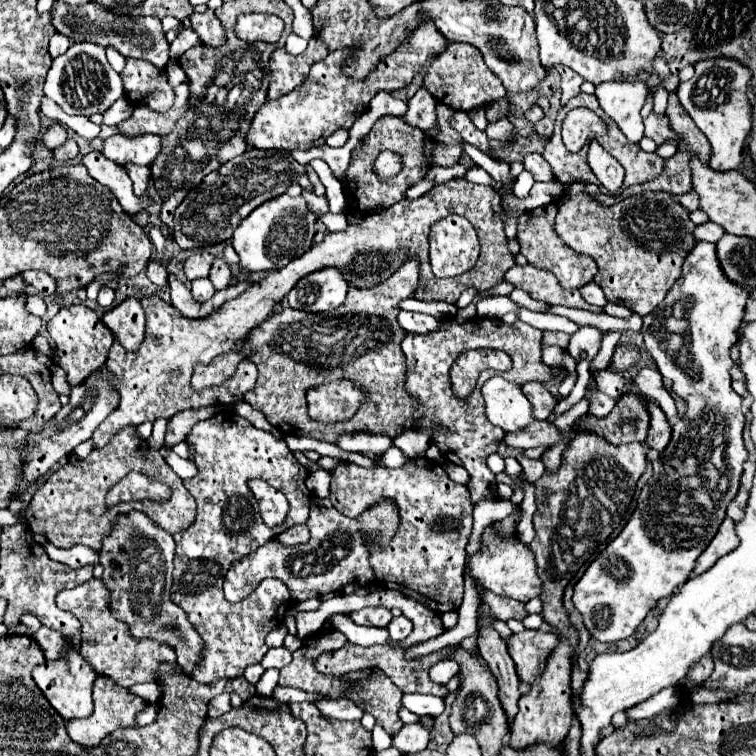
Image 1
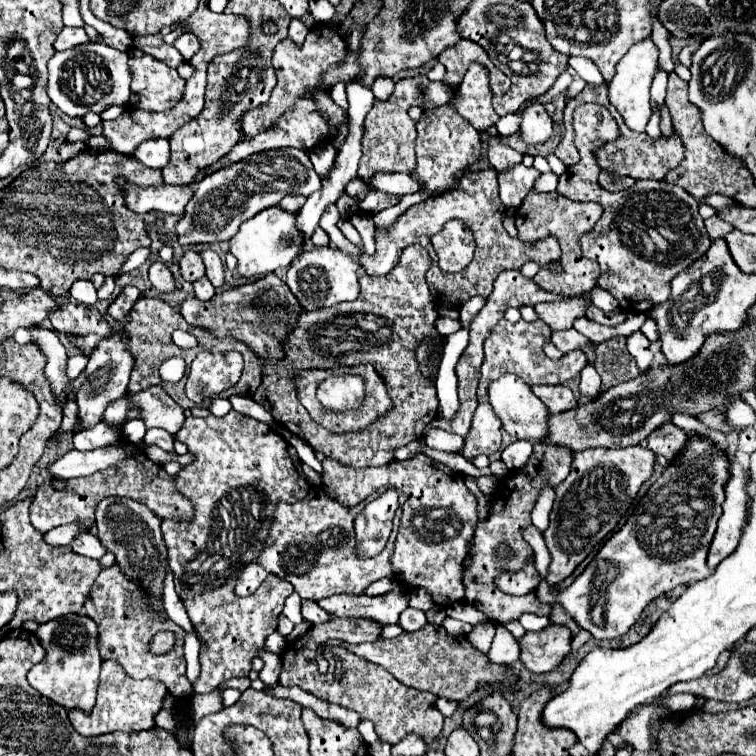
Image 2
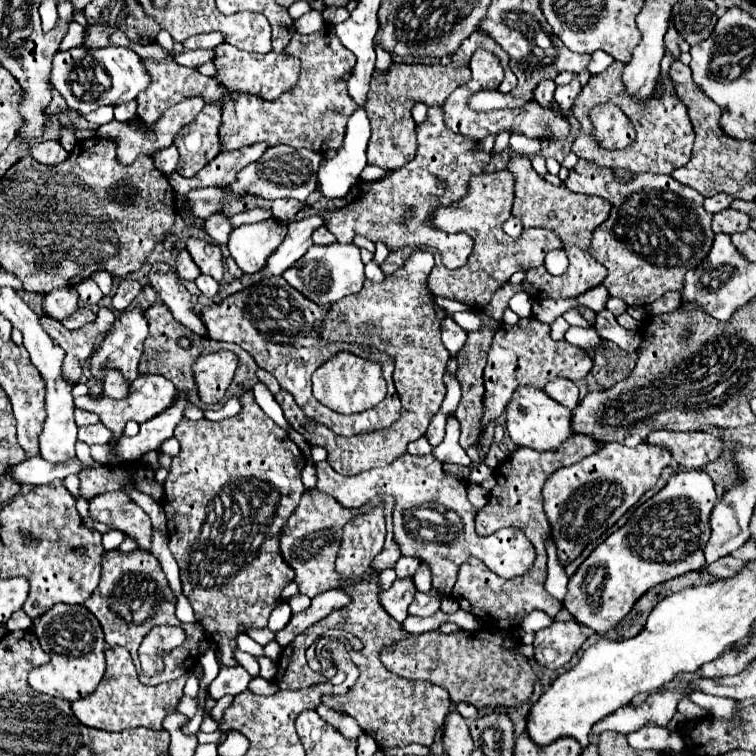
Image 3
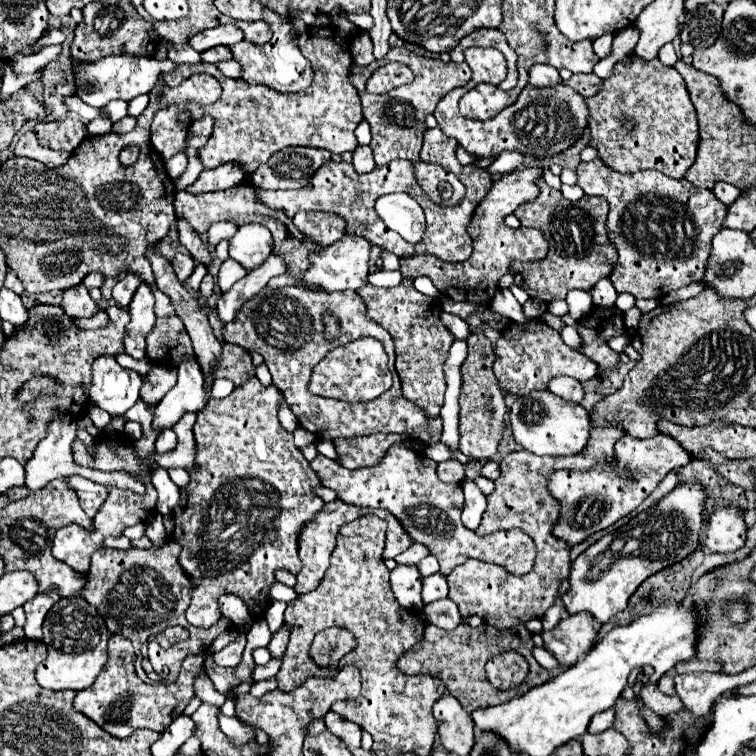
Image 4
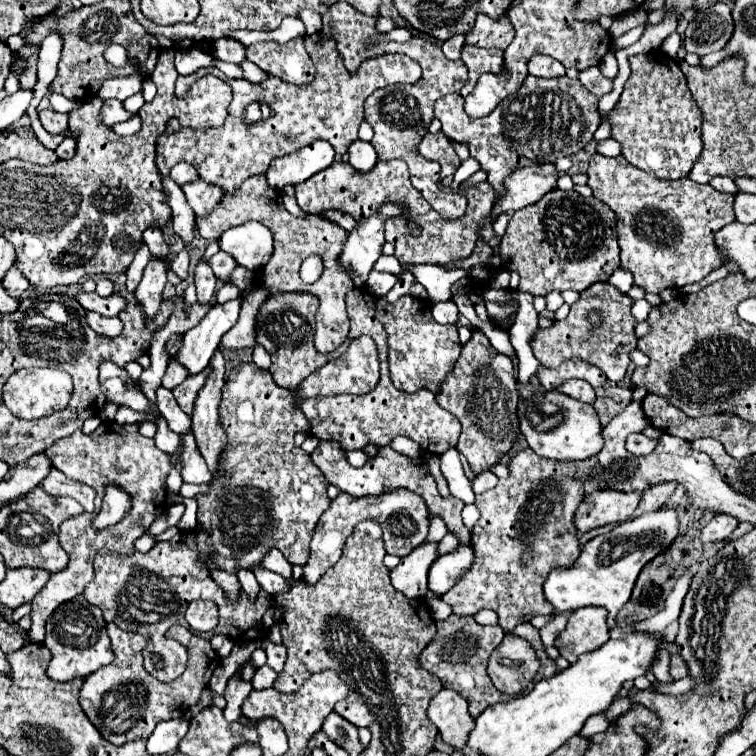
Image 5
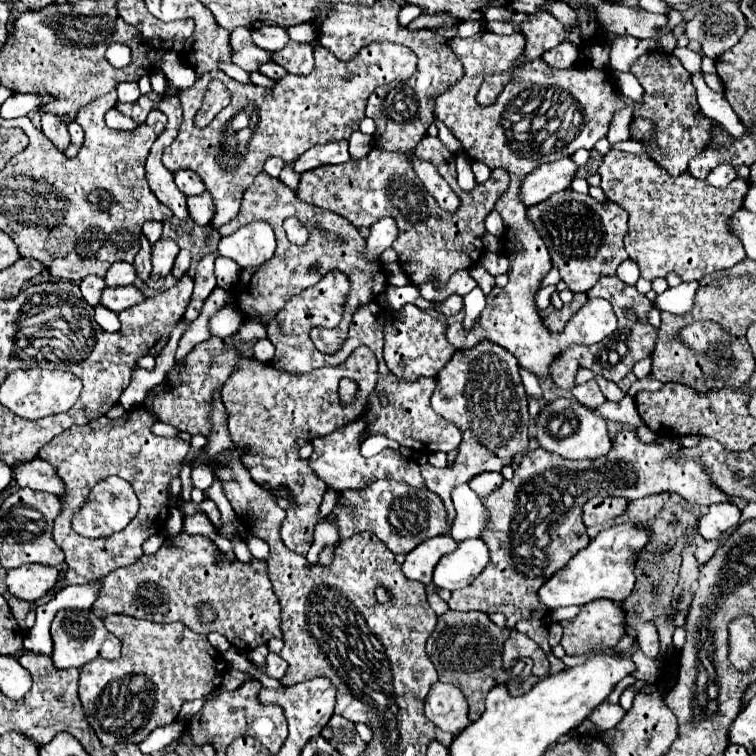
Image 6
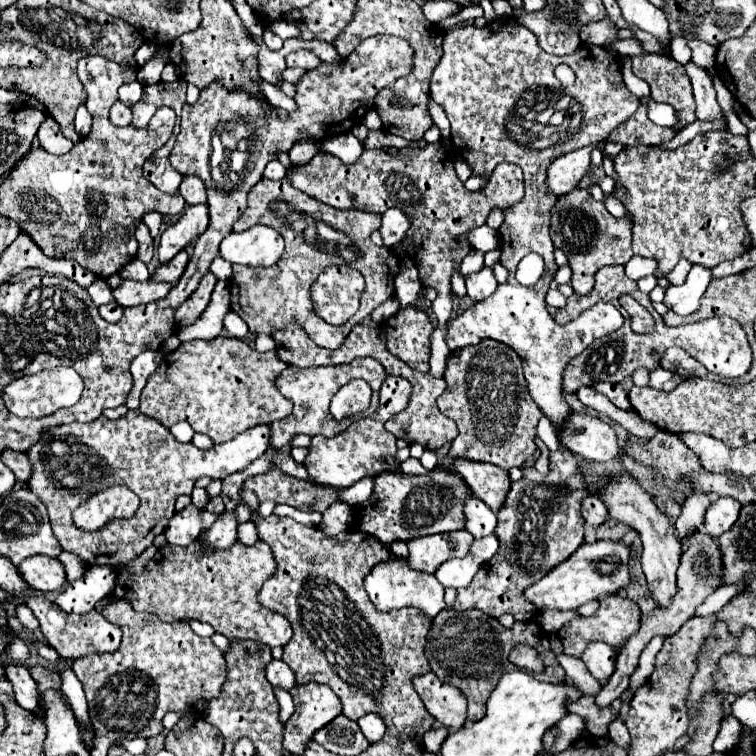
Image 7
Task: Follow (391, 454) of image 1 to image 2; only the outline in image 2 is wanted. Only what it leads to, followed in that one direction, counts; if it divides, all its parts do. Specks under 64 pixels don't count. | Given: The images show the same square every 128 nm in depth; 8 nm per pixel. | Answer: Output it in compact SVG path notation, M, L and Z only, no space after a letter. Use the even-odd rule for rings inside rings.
M424 444L421 450L418 452L418 454L421 453L429 456L435 461L448 466L449 468L452 468L454 472L460 472L460 474L462 475L465 474L465 476L494 476L489 467L477 468L474 465L470 464L470 462L466 461L460 453L444 452L431 449L426 444Z

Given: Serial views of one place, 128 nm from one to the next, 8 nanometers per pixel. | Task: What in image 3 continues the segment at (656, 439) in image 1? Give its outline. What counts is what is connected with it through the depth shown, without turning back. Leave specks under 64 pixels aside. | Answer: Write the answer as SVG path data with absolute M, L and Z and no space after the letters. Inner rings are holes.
M656 430L648 434L648 442L668 448L672 458L686 470L700 470L708 462L718 460L724 442L716 430L708 432L664 432Z

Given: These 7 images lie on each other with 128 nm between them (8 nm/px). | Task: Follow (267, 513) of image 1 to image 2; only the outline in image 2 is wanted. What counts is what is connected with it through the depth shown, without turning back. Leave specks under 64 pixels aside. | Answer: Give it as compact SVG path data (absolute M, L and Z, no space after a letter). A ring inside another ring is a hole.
M310 488L306 498L298 500L296 504L282 502L276 506L272 528L268 532L268 540L260 556L248 566L242 568L242 574L236 580L234 594L236 596L250 596L262 584L268 574L276 574L288 580L294 586L294 592L302 600L322 600L332 594L362 594L366 586L372 582L392 576L390 556L394 552L394 540L399 530L402 516L402 506L407 500L406 495L399 490L399 507L394 516L394 530L388 538L386 548L376 554L374 558L360 558L354 548L354 520L364 507L378 498L386 488L378 489L354 508L344 508L338 502L330 500L322 488Z

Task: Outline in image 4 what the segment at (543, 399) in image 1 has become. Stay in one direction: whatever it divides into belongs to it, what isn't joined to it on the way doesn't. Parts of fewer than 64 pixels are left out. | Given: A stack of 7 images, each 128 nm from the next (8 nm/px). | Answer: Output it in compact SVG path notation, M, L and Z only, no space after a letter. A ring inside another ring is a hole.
M556 376L548 382L548 390L568 402L576 402L580 404L582 398L584 398L584 390L582 390L582 384L574 378L568 378L568 376Z

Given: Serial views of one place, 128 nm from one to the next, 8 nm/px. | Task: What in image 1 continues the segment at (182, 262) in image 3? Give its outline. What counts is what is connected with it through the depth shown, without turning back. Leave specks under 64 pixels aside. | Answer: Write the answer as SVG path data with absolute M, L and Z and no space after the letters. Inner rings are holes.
M194 252L190 254L190 258L184 262L184 274L188 280L196 280L196 278L206 278L212 266L212 254L208 252Z

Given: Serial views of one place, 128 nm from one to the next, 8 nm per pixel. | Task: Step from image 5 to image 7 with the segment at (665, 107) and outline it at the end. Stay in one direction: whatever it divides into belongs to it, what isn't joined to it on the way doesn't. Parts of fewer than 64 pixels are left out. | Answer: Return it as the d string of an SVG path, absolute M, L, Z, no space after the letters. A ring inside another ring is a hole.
M640 54L640 56L632 56L632 72L638 78L648 82L652 100L668 102L670 106L674 106L676 118L680 120L680 124L672 126L674 130L682 130L684 126L688 126L688 124L692 124L696 120L696 116L694 116L696 104L694 104L694 96L692 96L692 84L688 80L688 74L684 72L682 64L678 64L676 60L672 60L666 54Z

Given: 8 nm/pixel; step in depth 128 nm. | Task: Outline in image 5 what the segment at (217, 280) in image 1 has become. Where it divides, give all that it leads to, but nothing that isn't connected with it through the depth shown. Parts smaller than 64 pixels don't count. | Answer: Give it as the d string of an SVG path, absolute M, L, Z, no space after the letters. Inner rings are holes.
M162 176L162 184L164 184L164 192L166 192L166 198L168 198L168 204L172 208L174 232L186 244L190 244L192 238L194 238L194 218L196 216L194 216L192 208L188 206L188 202L184 200L184 192L180 190L180 186L172 178Z

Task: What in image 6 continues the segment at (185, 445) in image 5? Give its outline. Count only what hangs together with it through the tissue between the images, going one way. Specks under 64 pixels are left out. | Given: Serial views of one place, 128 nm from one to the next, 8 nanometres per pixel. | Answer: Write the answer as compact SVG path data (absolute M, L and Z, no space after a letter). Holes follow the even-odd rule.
M198 464L196 468L192 468L192 486L206 490L212 482L214 482L214 474L210 468L204 468L204 464Z

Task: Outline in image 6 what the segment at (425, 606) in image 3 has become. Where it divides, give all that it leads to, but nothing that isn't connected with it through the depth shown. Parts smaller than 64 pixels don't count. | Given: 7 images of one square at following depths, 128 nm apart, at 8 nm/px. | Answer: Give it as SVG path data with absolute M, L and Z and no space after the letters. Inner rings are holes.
M470 538L458 544L454 552L442 556L434 568L434 584L446 590L458 590L470 584L488 564L488 546L480 538Z

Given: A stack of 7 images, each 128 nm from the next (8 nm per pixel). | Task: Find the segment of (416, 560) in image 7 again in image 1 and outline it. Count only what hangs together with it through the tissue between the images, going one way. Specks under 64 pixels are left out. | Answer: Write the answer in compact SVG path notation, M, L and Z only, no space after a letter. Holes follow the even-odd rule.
M364 608L360 612L352 612L350 614L352 622L354 624L360 624L360 626L376 626L376 628L384 628L390 620L392 620L392 614L388 608Z

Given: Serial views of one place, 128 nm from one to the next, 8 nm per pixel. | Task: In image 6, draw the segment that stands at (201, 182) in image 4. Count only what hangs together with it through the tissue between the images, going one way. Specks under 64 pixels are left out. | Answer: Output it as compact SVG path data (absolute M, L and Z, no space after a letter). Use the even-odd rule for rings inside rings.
M206 190L200 196L192 196L192 198L188 196L188 210L190 210L190 218L194 222L198 222L200 226L210 224L210 220L216 214L216 208L214 208L214 202L212 202L212 194Z

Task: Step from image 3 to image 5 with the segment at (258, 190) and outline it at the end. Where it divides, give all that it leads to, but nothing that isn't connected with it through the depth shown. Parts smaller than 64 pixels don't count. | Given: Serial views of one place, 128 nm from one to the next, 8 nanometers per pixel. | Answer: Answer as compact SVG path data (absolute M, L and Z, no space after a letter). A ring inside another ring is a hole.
M314 142L310 146L304 146L288 156L280 156L272 160L266 176L266 182L282 190L284 186L296 186L304 180L308 180L312 174L328 168L334 162L334 148L328 142Z

